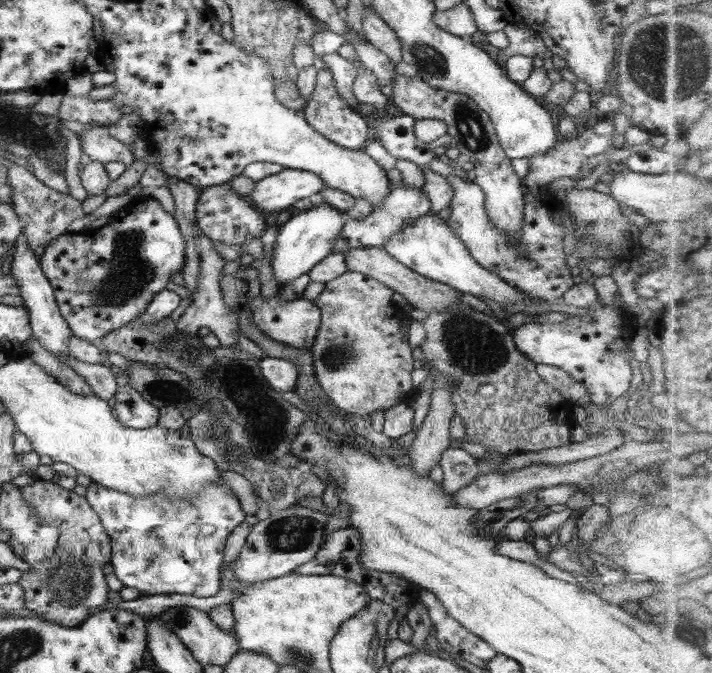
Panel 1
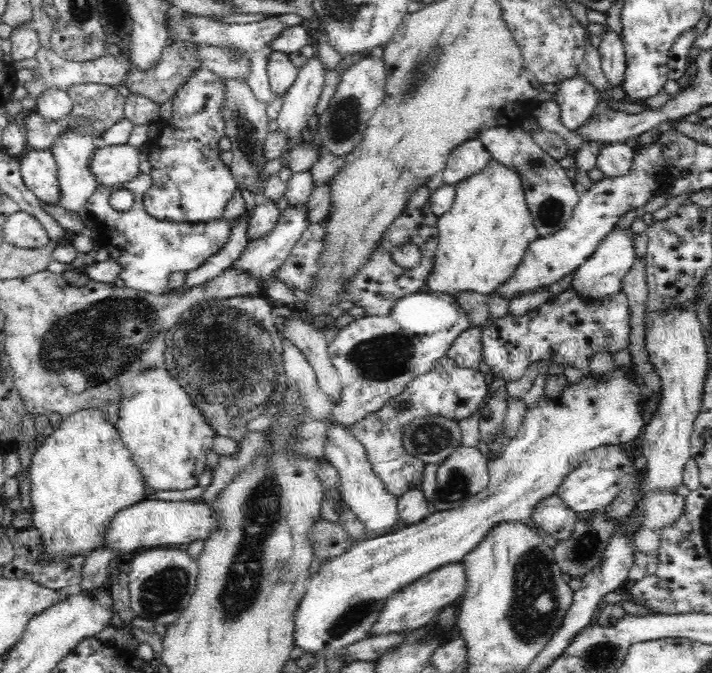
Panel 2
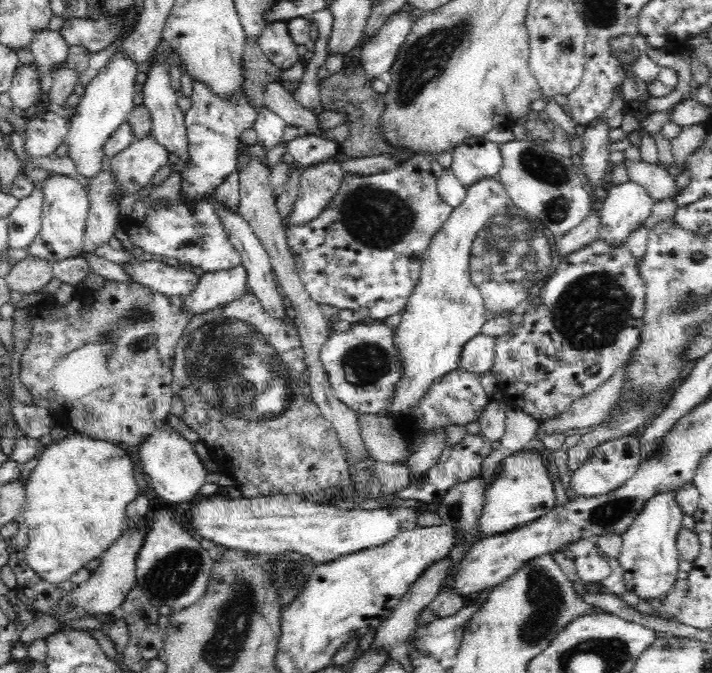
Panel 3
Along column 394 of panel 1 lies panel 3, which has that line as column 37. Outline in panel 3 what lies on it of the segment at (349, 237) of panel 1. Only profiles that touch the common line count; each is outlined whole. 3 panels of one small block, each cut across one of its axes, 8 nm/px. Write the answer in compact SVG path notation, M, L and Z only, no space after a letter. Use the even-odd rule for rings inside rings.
M34 187L30 196L19 200L18 206L7 216L9 228L8 248L27 248L39 233L44 196L41 188Z

